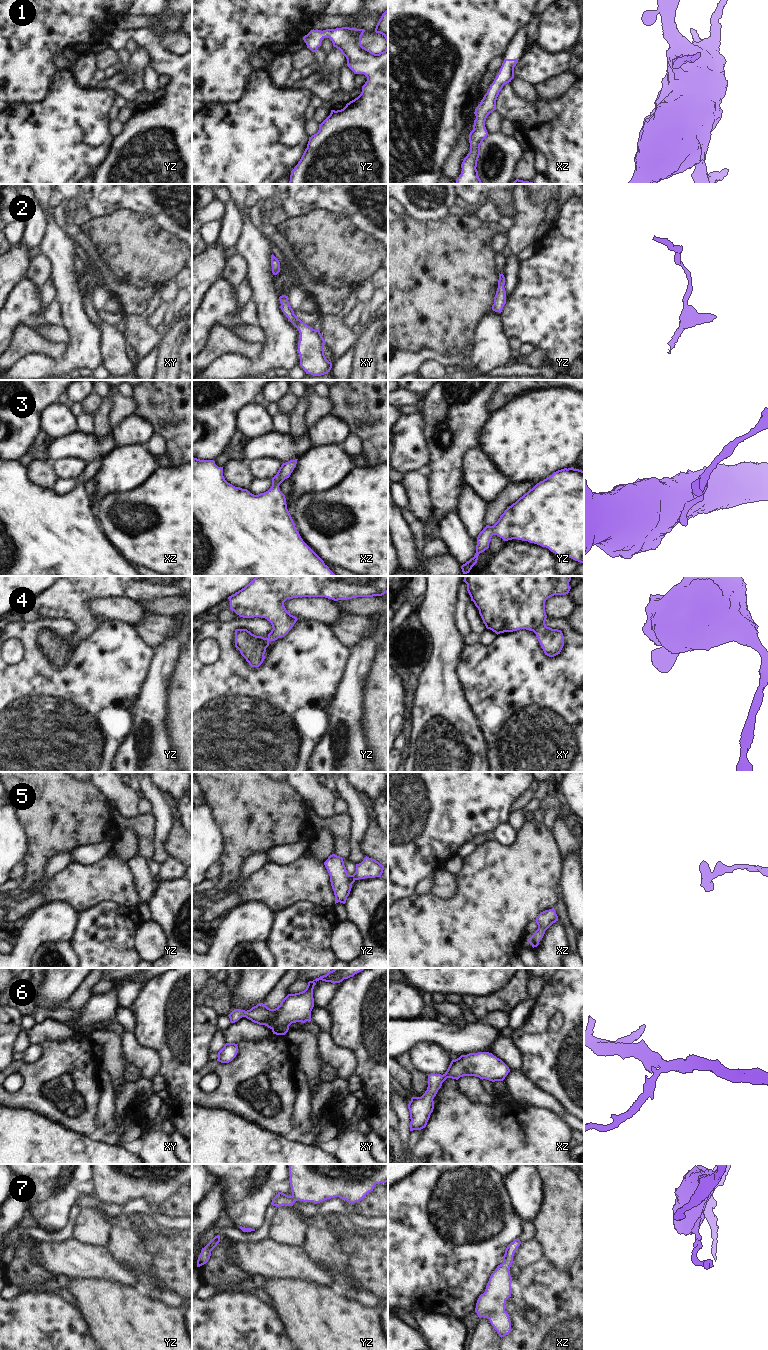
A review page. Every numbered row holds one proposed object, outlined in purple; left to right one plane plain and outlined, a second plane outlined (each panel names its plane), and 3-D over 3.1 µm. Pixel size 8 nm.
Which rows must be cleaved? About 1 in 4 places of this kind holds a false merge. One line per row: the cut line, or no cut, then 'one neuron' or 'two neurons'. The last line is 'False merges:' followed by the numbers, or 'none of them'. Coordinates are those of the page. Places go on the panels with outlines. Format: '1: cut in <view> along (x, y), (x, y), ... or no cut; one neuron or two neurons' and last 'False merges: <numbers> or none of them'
1: no cut; one neuron
2: no cut; one neuron
3: no cut; one neuron
4: no cut; one neuron
5: no cut; one neuron
6: no cut; one neuron
7: no cut; one neuron
False merges: none of them

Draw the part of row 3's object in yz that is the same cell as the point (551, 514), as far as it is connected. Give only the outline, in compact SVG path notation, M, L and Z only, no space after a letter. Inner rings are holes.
M573 467L558 470L507 507L493 526L486 525L479 533L474 557L461 566L463 574L469 573L479 554L489 548L493 535L504 541L528 541L548 548L558 558L566 556L584 563L584 471Z

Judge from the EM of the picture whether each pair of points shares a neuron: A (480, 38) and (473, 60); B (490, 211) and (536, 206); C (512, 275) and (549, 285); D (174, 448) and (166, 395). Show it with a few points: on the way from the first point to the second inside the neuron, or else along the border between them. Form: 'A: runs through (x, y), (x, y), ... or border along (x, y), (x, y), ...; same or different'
A: runs through (475, 43), (473, 45), (473, 55); same
B: runs through (501, 219), (506, 222), (520, 222), (525, 217); same
C: border along (520, 260), (518, 280), (508, 298); different
D: runs through (174, 435), (174, 408); same

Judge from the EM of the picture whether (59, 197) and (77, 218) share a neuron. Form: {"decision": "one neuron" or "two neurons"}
{"decision": "one neuron"}

